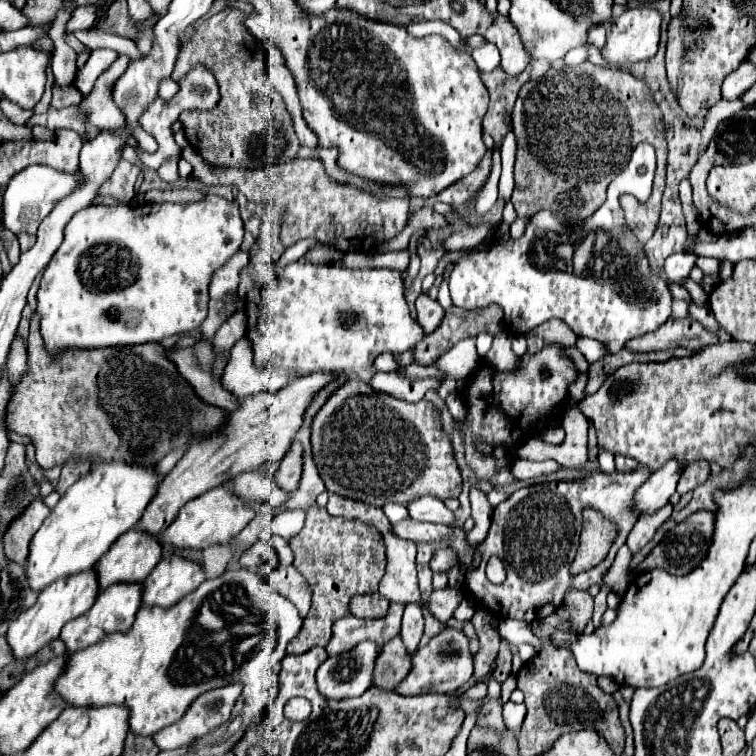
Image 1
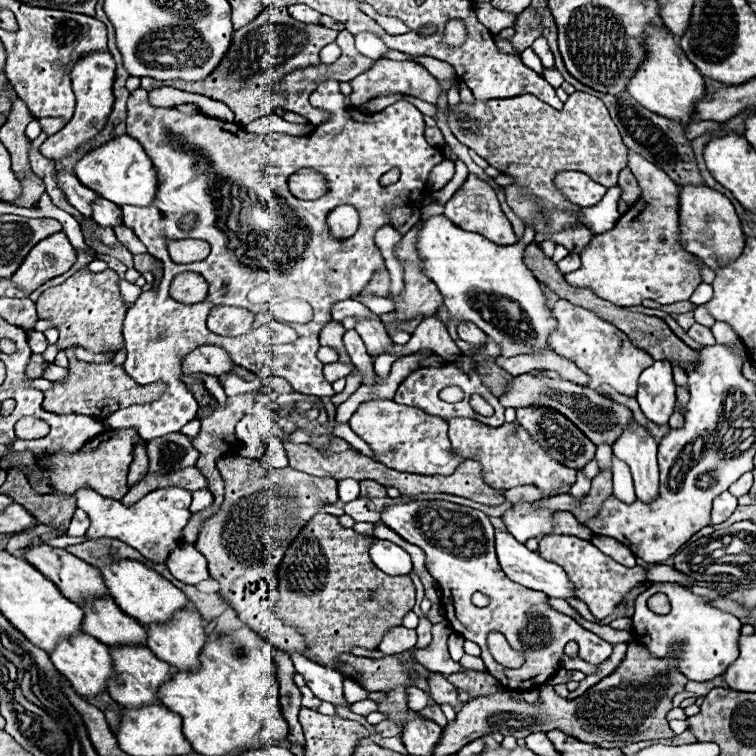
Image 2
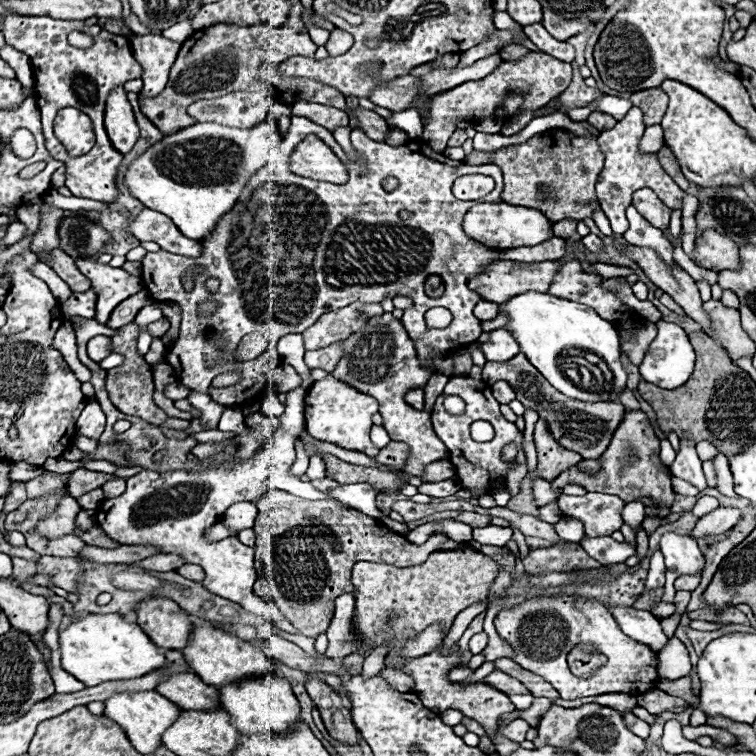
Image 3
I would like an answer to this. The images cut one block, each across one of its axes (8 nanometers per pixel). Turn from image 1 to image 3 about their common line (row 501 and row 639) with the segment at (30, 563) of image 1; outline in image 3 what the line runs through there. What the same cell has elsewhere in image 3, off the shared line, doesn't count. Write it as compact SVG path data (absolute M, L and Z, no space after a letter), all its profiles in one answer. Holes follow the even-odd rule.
M88 614L60 632L62 666L86 686L110 680L132 680L146 676L166 664L160 648L144 634L136 622L126 622L120 614Z

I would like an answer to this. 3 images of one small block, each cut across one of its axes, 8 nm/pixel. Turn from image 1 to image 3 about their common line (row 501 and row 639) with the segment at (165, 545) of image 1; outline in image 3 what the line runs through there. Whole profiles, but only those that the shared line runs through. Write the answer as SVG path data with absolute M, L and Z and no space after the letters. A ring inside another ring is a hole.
M194 626L194 632L188 640L188 646L182 650L184 660L188 660L192 672L196 672L202 682L210 686L228 686L246 678L256 678L264 674L276 674L276 666L268 662L268 658L256 650L252 644L240 640L228 630L222 628L206 628L206 626Z

